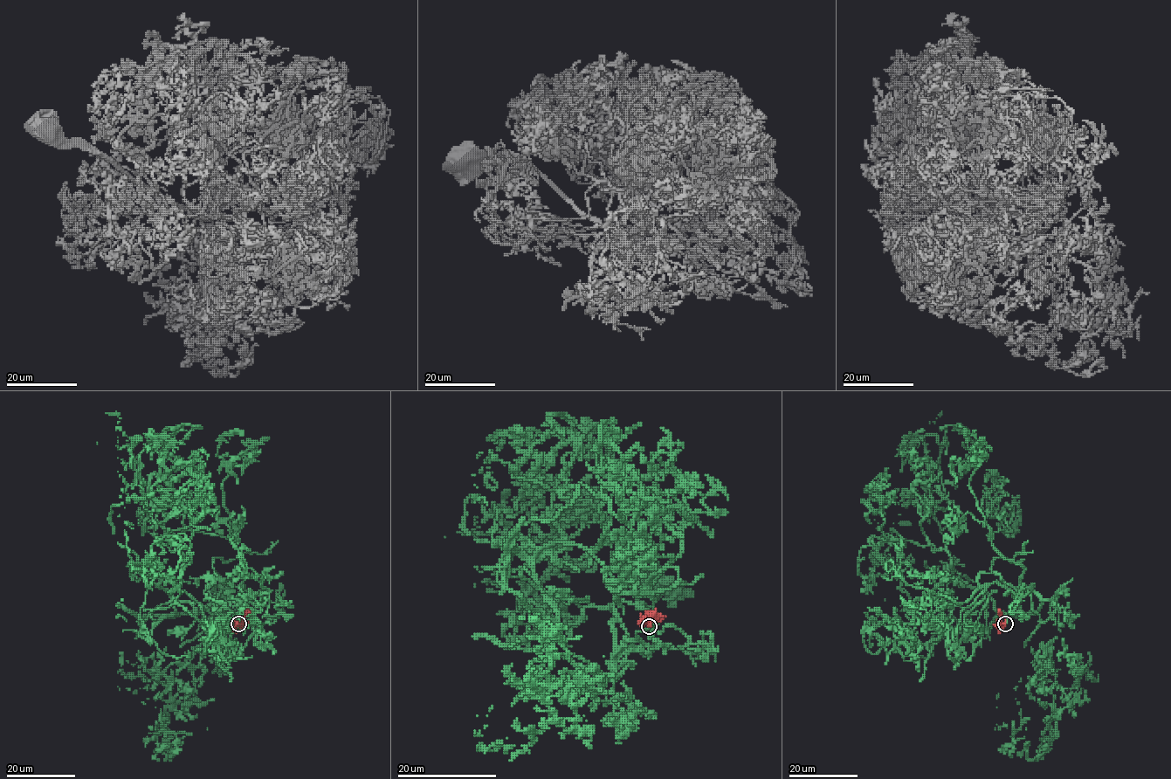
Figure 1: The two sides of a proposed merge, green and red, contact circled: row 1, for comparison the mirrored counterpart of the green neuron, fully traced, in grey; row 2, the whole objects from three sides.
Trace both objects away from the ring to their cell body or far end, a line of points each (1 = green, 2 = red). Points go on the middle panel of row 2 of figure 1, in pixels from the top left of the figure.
1: (649, 625), (616, 679), (547, 651), (533, 557), (570, 548), (502, 533), (566, 546), (536, 583), (589, 567)
2: (649, 625), (654, 619), (663, 616)

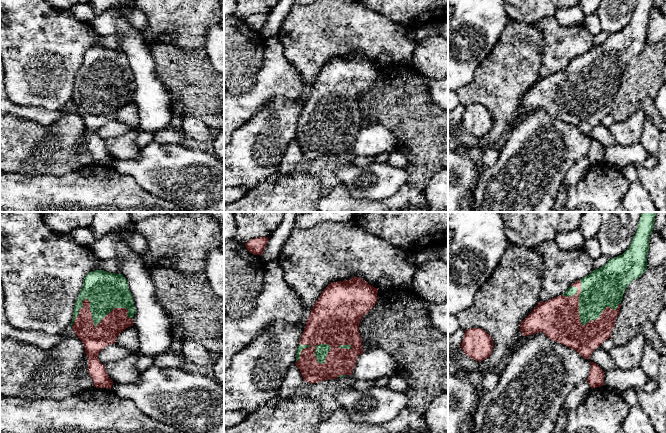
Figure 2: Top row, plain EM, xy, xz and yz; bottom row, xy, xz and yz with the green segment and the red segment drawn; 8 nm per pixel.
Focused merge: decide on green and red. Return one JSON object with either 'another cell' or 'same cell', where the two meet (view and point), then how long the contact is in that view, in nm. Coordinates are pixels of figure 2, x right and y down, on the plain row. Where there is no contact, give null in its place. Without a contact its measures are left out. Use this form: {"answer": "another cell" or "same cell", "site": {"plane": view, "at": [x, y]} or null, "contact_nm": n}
{"answer": "same cell", "site": {"plane": "xy", "at": [93, 95]}, "contact_nm": 500}

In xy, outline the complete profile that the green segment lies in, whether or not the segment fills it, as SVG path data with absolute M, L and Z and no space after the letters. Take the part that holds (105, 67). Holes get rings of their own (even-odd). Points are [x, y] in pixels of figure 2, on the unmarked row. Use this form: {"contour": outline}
{"contour": "M100 45L91 47L84 53L82 65L75 78L71 103L85 123L88 148L93 155L94 163L110 165L114 160L106 148L105 141L98 136L98 130L104 123L114 120L123 106L133 102L135 88L128 58L122 50Z"}

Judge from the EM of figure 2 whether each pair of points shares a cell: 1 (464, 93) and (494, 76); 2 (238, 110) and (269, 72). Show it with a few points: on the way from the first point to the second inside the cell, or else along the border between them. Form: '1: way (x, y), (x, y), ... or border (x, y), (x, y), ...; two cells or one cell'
1: way (471, 93), (478, 92), (487, 83); one cell
2: way (248, 103), (269, 82); one cell

